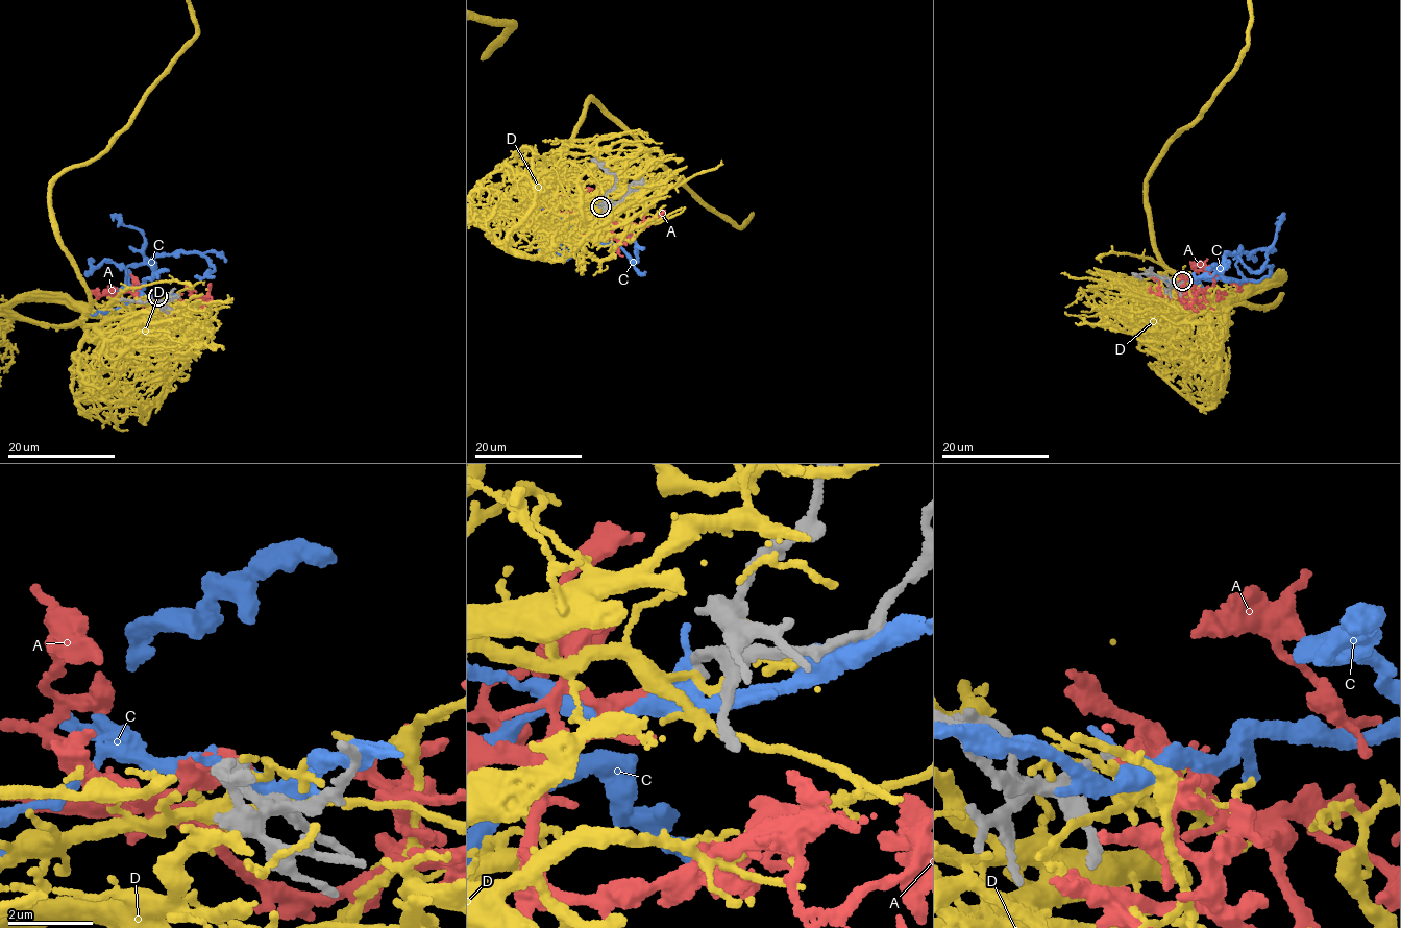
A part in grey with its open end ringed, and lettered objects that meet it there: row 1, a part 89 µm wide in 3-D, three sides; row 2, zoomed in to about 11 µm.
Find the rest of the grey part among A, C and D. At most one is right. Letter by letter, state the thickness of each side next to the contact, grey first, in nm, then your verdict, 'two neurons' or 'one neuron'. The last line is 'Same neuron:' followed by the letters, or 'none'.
A: 240/340 nm | two neurons
C: 240/400 nm | two neurons
D: 240/160 nm | two neurons
Same neuron: none

